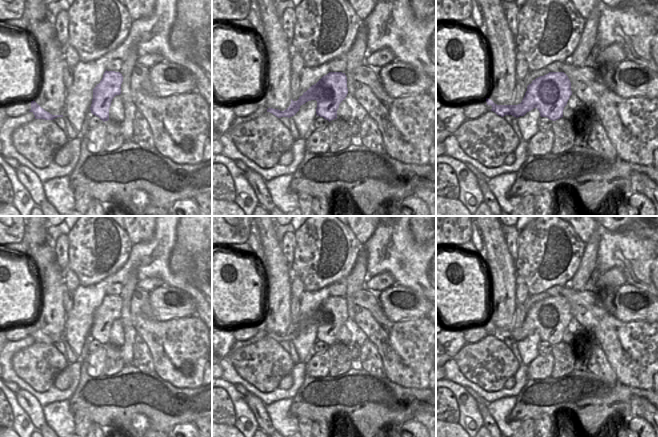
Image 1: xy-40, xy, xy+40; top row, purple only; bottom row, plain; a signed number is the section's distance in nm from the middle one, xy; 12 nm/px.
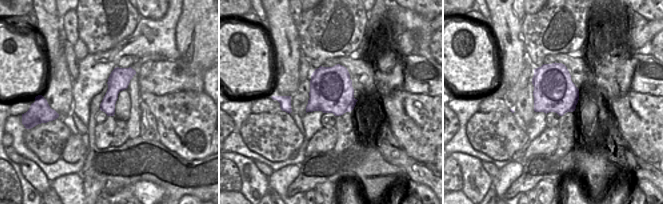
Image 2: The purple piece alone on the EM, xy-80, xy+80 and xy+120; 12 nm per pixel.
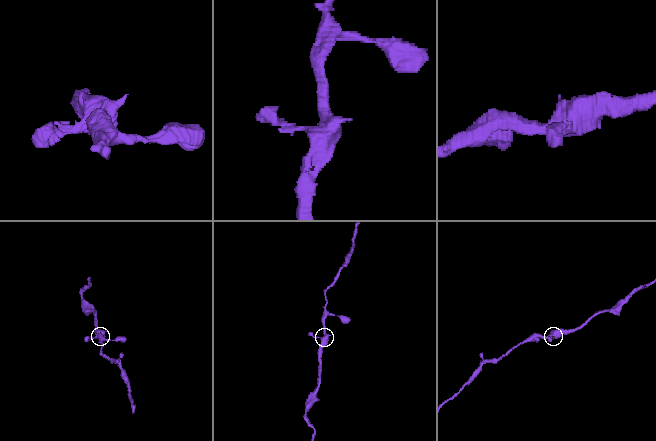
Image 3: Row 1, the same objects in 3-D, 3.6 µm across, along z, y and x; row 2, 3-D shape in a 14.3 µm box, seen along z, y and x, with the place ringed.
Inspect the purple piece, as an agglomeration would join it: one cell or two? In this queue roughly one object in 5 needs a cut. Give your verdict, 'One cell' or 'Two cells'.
One cell

